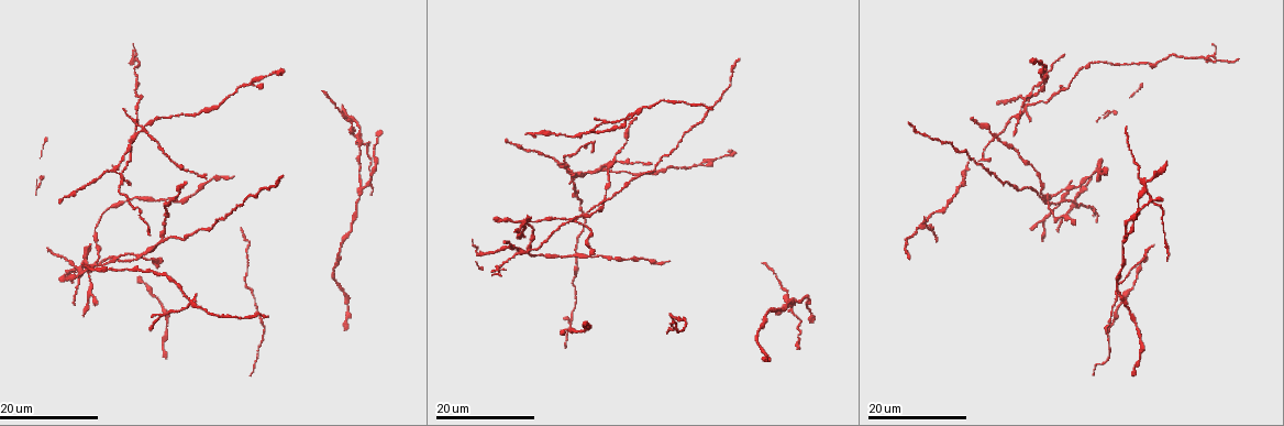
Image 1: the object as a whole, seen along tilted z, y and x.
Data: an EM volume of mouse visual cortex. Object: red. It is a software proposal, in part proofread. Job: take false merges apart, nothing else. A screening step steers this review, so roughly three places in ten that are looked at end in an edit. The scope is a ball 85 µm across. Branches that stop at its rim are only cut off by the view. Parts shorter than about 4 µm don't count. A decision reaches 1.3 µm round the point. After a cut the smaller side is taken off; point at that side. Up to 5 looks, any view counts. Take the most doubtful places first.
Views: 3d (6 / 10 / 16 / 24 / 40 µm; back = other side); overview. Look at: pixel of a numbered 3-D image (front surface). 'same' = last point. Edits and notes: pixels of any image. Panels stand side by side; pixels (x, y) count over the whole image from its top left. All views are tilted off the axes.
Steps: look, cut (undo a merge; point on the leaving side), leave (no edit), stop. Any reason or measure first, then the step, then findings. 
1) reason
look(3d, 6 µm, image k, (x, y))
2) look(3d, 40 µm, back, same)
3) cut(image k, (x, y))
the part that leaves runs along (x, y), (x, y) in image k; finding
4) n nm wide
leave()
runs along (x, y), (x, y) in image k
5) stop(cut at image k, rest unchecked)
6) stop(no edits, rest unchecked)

look(3d, 16 µm, image 1, (590, 173))

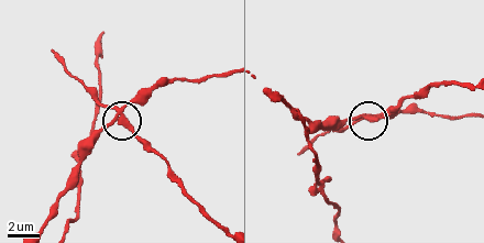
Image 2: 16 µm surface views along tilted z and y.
closer look
look(3d, 10 µm, image 2, (121, 114))

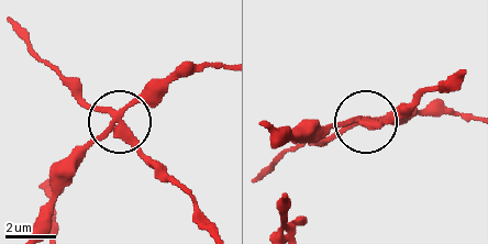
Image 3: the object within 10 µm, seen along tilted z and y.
side arm 18 µm
leave()
runs along (65, 182), (70, 166), (119, 123), (161, 177) in image 3; one cell here

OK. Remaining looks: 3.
look(3d, 24 µm, image 1, (960, 183))

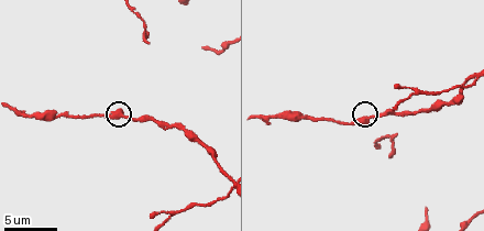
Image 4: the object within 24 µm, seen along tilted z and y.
look(3d, 10 µm, image 4, (366, 119))

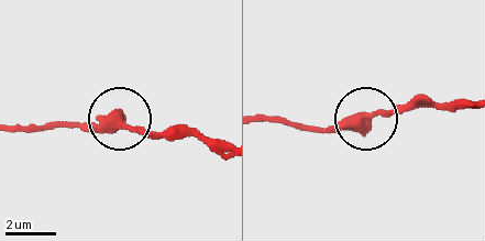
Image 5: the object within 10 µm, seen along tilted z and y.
leave()
one cell here

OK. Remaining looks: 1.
stop(no edits, rest unchecked)

